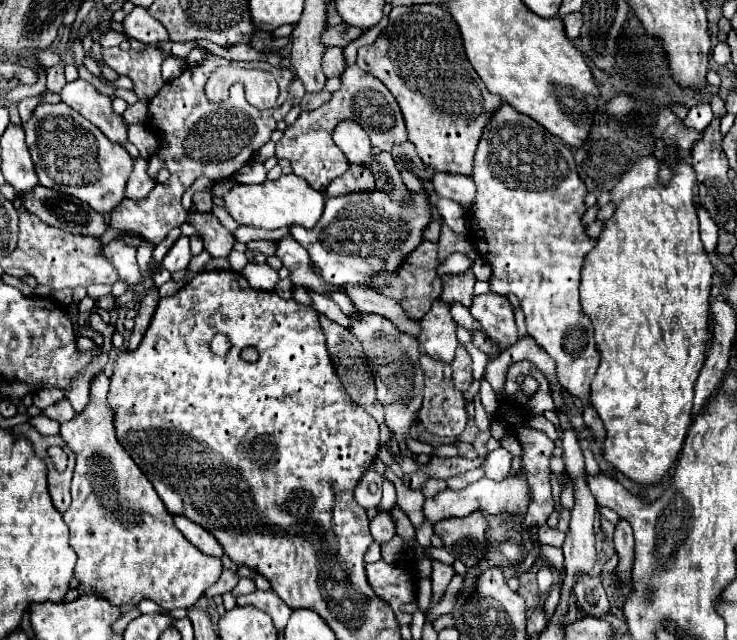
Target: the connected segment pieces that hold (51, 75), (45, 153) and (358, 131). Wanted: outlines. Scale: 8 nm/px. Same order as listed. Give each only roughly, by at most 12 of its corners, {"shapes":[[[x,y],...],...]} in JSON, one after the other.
{"shapes":[[[64,62],[48,68],[46,90],[58,92],[64,80]],[[64,102],[22,128],[42,186],[100,214],[124,200],[134,168]],[[344,120],[334,144],[352,164],[372,164],[368,134]]]}

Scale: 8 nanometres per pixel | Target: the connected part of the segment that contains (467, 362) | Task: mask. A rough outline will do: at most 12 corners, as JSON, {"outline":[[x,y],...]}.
{"outline":[[464,346],[452,360],[456,388],[466,392],[472,378],[472,358]]}

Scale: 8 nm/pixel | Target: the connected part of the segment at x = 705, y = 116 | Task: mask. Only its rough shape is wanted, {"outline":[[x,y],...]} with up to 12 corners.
{"outline":[[710,104],[690,108],[684,126],[702,132],[712,122]]}

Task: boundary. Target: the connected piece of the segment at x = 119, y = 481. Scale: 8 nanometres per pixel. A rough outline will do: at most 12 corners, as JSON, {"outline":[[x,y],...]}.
{"outline":[[110,378],[60,436],[80,596],[190,608],[222,562],[192,548],[116,438]]}

